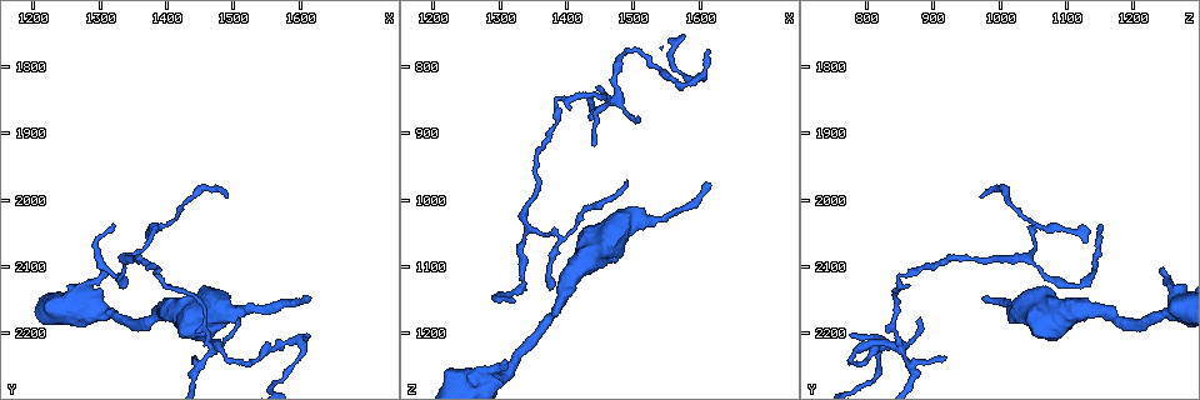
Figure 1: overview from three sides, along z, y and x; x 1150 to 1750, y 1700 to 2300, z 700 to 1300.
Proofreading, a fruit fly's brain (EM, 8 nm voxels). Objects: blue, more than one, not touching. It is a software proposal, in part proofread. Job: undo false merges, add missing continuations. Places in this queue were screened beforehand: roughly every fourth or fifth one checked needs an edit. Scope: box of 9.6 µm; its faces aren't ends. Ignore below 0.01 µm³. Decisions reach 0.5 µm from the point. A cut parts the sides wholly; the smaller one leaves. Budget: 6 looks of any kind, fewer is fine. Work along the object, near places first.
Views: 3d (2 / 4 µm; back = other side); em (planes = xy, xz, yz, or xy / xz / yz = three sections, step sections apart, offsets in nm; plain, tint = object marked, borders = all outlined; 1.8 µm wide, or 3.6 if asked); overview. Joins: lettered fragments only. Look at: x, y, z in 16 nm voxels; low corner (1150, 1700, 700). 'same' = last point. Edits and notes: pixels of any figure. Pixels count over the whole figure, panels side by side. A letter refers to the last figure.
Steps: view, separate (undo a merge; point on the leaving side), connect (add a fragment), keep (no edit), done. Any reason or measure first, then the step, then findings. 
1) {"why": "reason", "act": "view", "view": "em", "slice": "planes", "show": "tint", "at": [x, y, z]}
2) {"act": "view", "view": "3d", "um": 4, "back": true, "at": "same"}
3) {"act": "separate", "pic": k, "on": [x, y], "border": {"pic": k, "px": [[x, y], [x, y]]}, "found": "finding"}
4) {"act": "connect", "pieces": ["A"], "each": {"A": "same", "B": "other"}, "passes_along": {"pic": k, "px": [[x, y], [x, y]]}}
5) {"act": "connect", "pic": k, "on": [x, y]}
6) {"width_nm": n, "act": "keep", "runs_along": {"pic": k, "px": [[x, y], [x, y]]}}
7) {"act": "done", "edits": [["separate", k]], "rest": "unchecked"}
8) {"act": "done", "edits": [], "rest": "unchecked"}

{"why": "free end", "act": "view", "view": "3d", "um": 4, "at": [1610, 2150, 970]}

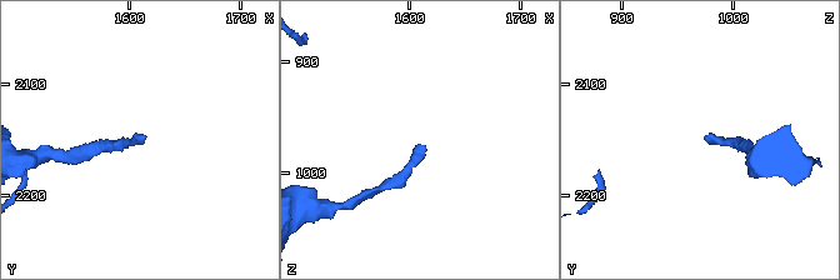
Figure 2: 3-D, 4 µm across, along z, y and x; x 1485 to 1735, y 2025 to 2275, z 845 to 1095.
{"why": "need the tissue", "act": "view", "view": "em", "slice": "yz", "step": 8, "show": "borders", "at": [1612, 2146, 974]}

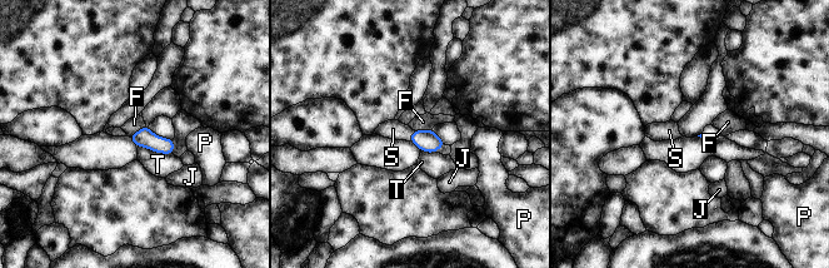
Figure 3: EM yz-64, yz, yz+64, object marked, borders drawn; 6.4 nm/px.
{"why": "cut it another way", "act": "view", "view": "em", "slice": "planes", "show": "borders", "at": "same"}

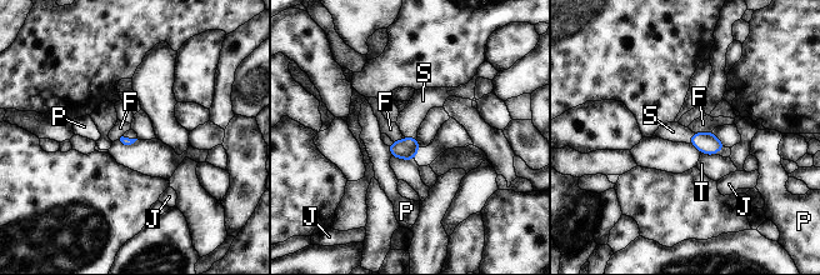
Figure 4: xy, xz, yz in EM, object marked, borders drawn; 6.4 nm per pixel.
{"act": "connect", "pieces": ["S"], "each": {"F": "other", "J": "other", "P": "other", "S": "same", "T": "other"}, "passes_along": {"pic": 4, "px": [[125, 140], [130, 139], [130, 134]]}, "found": "the neuron continues"}

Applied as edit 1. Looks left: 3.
{"act": "view", "view": "overview"}

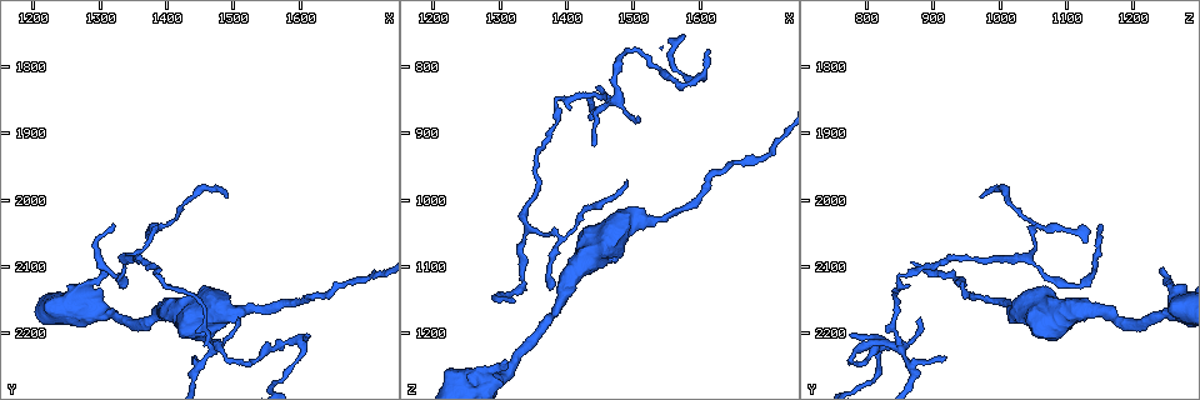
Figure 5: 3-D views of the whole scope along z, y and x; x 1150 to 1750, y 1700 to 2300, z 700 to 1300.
{"why": "thick turns thin", "act": "view", "view": "em", "um": 3.6, "slice": "yz", "step": 4, "show": "tint", "at": [1405, 2165, 1115]}

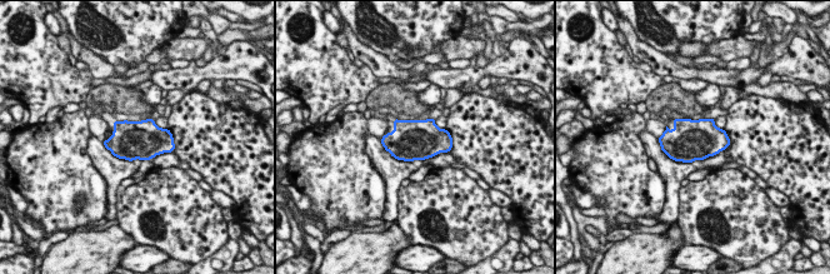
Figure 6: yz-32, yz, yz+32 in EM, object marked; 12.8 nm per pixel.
{"act": "view", "view": "em", "um": 3.6, "slice": "planes", "show": "borders", "at": "same"}

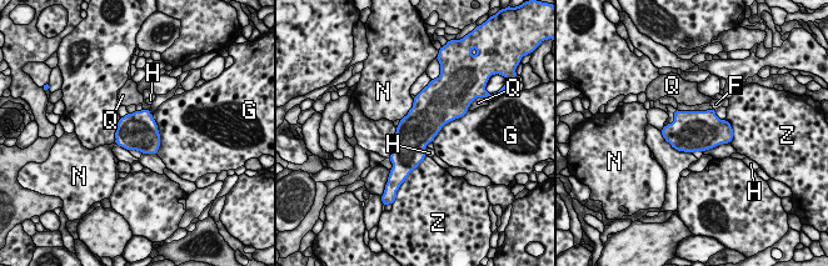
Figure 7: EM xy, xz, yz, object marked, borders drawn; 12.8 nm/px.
{"act": "keep", "each": {"F": "other", "G": "other", "H": "other", "N": "other", "Q": "other", "Z": "other"}, "border": {"pic": 7, "px": [[413, 99], [413, 106], [400, 120]]}, "found": "all the same neuron"}

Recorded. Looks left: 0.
{"act": "done", "edits": [["connect", 4]], "rest": "unchecked"}

